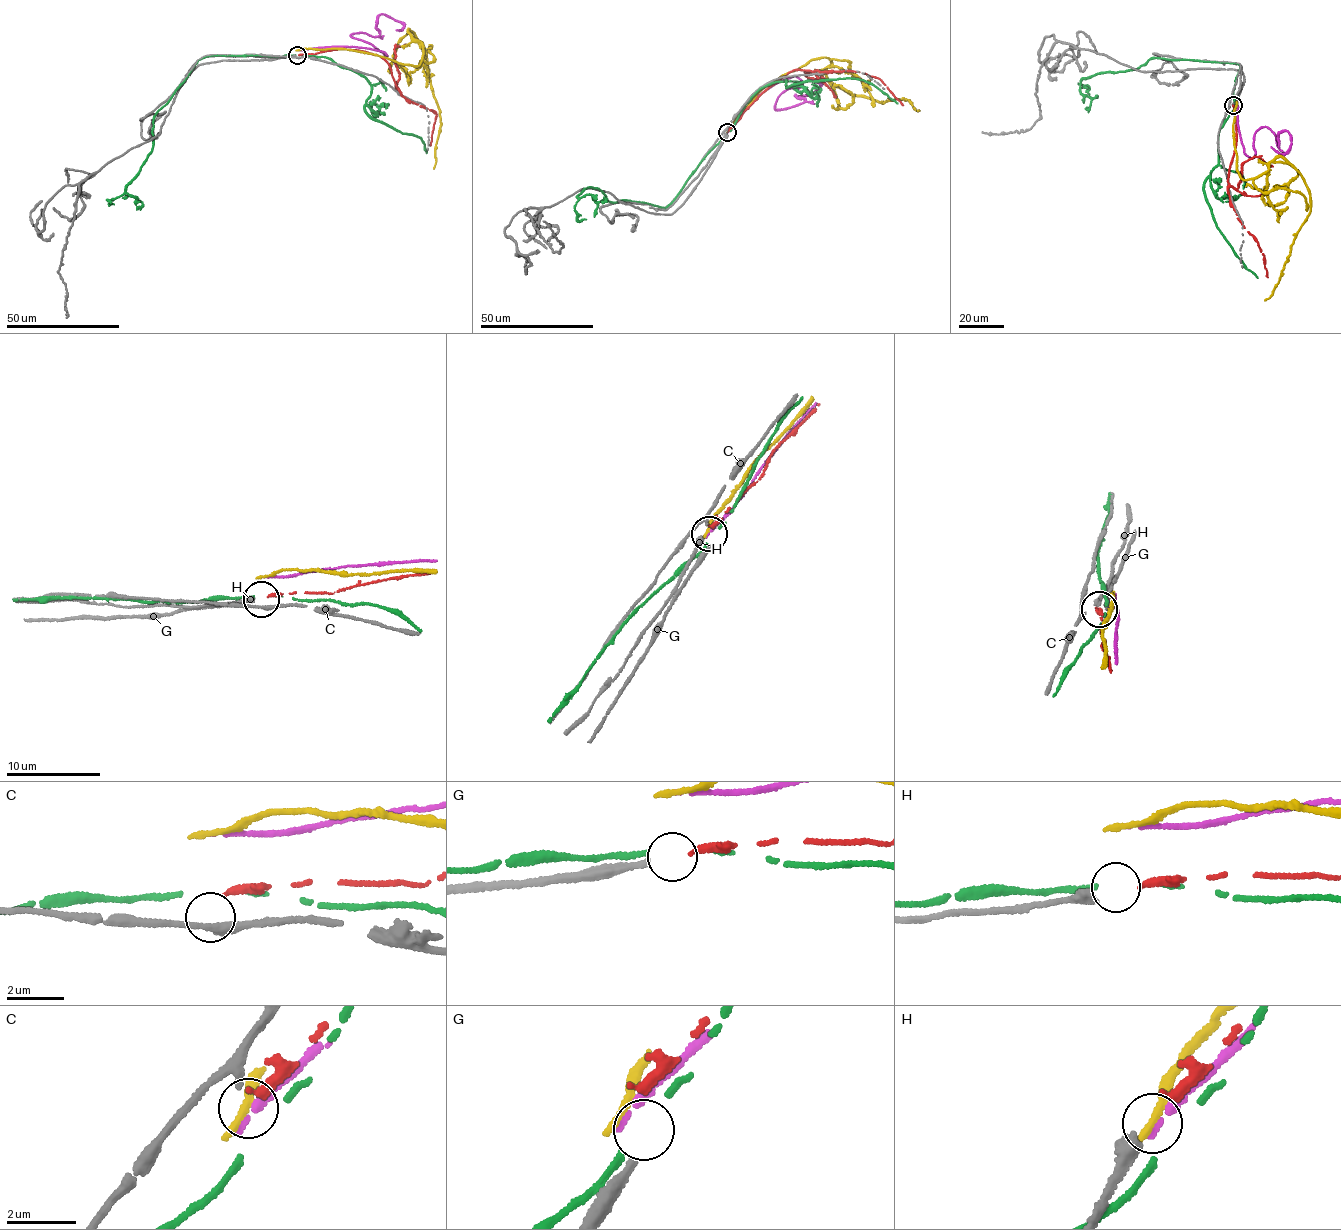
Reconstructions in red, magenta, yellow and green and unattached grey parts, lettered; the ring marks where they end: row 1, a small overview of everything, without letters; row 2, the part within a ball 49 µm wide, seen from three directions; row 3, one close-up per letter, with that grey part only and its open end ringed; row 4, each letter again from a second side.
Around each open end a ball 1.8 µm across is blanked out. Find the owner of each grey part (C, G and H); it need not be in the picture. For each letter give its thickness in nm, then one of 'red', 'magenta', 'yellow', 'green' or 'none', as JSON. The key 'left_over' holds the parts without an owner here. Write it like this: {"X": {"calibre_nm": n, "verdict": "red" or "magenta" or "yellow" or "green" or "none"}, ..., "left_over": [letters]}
{"C": {"calibre_nm": 240, "verdict": "none"}, "G": {"calibre_nm": 240, "verdict": "none"}, "H": {"calibre_nm": 400, "verdict": "red"}, "left_over": ["C", "G"]}

